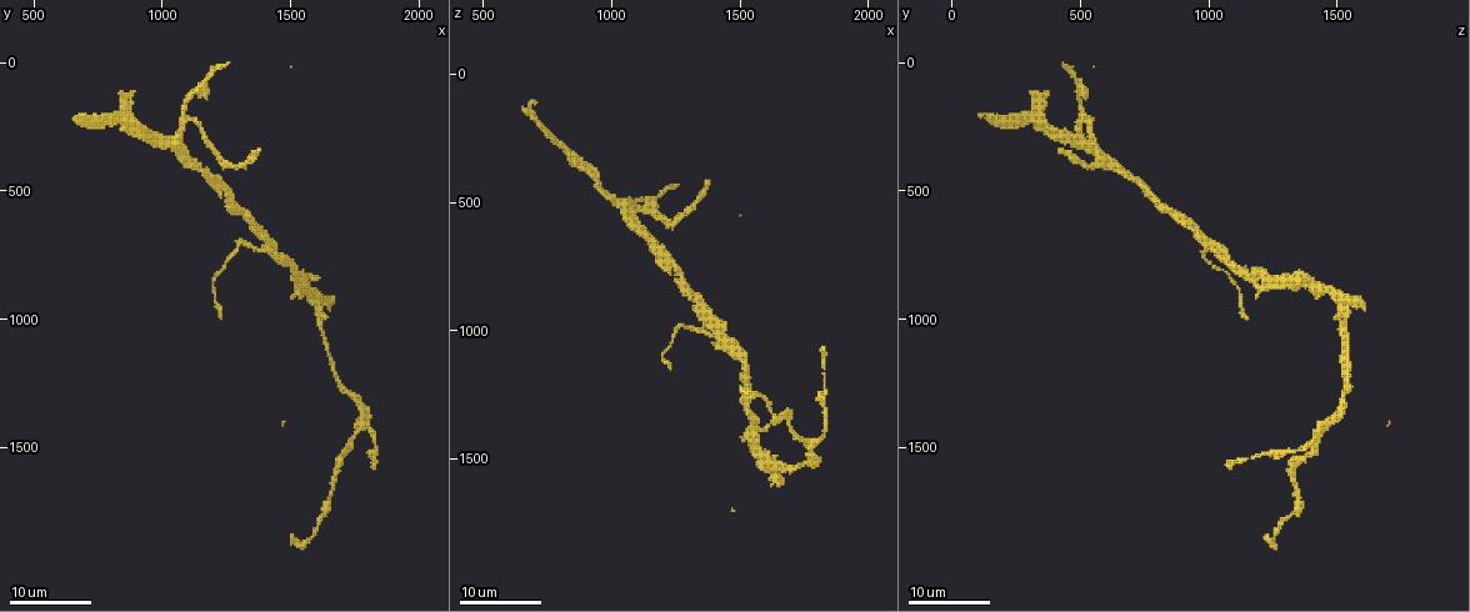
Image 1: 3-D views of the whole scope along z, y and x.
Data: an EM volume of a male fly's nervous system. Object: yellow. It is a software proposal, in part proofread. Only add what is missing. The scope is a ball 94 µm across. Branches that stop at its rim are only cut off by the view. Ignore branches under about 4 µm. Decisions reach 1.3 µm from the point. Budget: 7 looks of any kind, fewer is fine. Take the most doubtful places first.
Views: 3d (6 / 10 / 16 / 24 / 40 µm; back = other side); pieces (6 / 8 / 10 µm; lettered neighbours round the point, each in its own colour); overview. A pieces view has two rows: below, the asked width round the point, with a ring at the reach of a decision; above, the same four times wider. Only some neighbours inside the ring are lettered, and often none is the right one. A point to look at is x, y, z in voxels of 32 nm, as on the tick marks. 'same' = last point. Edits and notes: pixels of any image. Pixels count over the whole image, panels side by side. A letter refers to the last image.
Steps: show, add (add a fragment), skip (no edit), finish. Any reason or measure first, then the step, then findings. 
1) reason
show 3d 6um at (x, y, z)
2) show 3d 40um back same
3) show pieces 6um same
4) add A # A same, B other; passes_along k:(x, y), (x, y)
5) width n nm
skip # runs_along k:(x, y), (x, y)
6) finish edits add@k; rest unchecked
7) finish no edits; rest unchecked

free end
show 3d 16um at (1380, 350, 430)

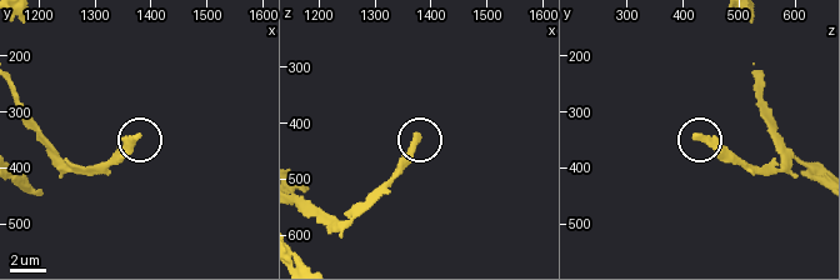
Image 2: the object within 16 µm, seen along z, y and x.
show pieces 6um at (1380, 345, 425)

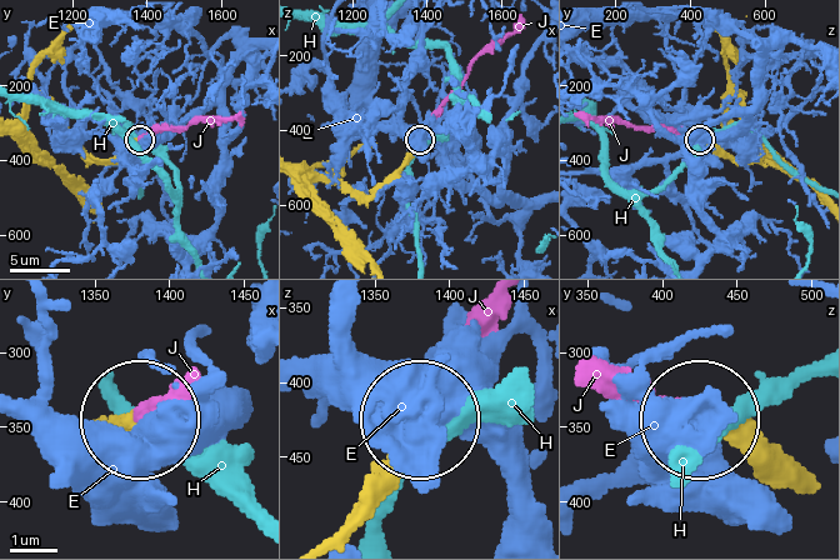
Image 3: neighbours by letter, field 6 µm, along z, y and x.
width 310 nm
add J # E other, H other, J same; passes_along 3:(398, 168), (471, 64), (518, 20); it goes on there

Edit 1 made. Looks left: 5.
free end
show 3d 16um at (1510, 1850, 1220)

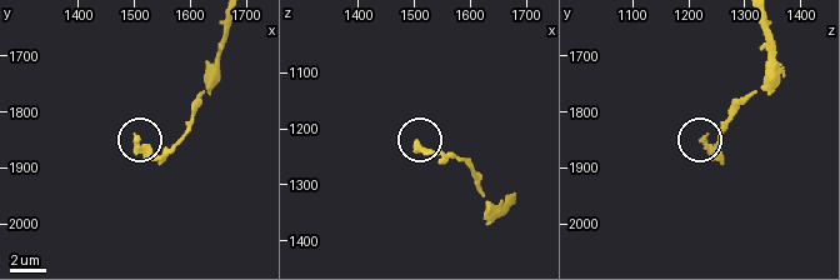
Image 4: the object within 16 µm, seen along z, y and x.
show pieces 10um at (1510, 1855, 1220)

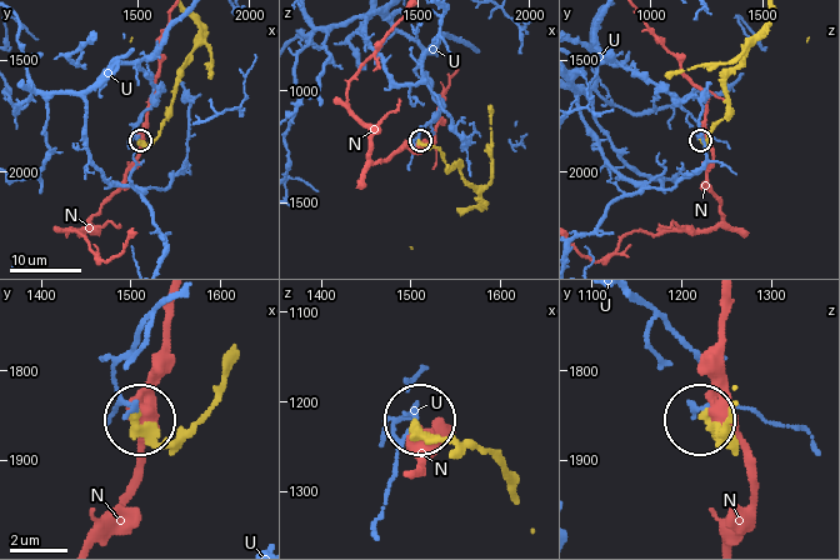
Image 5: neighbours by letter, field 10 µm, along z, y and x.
skip # N other, U other; runs_along 5:(235, 356), (220, 391), (196, 420), (161, 435), (141, 423); none of them fits

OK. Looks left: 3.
show 3d 24um at (1830, 1560, 1080)

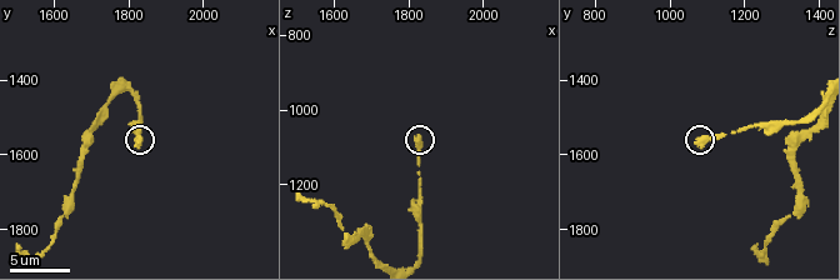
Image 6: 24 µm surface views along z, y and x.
show pieces 10um at (1830, 1560, 1070)

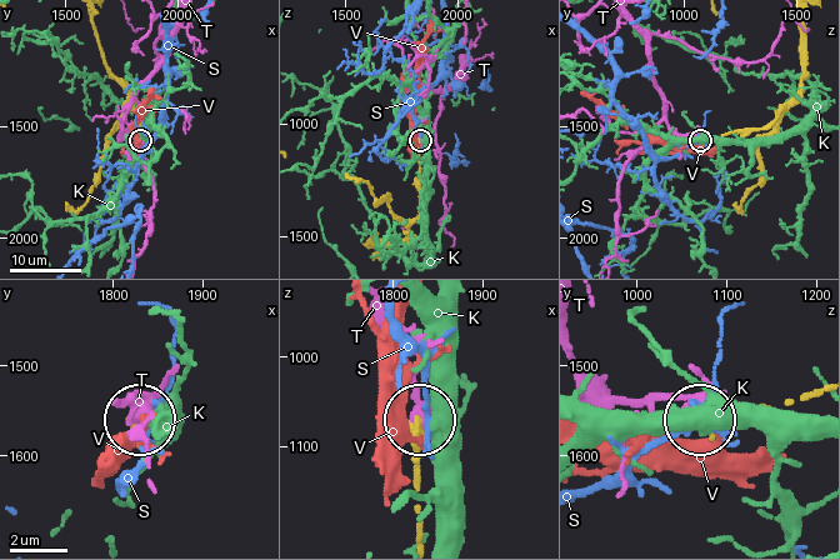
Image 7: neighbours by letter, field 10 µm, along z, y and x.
width 400 nm
skip # K other, S other, T other, V other; none of them fits

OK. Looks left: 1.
finish edits add@3; rest unchecked

